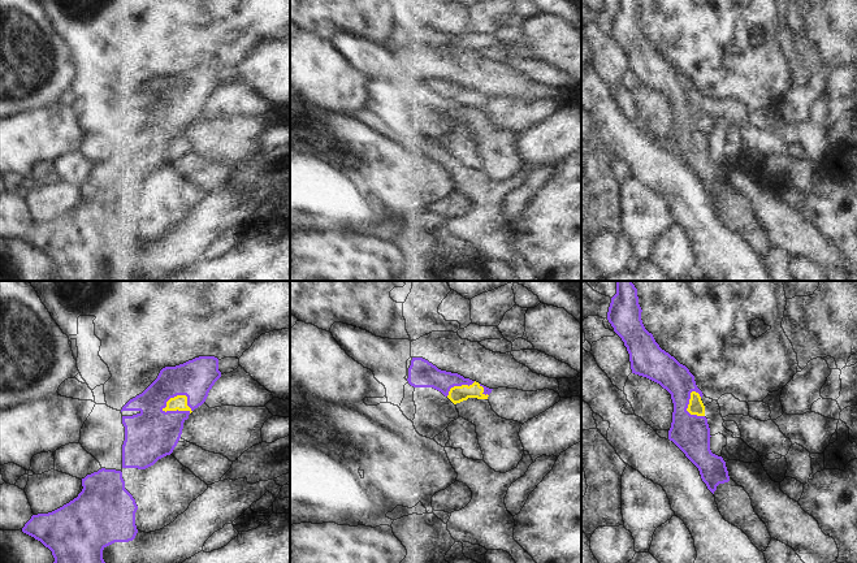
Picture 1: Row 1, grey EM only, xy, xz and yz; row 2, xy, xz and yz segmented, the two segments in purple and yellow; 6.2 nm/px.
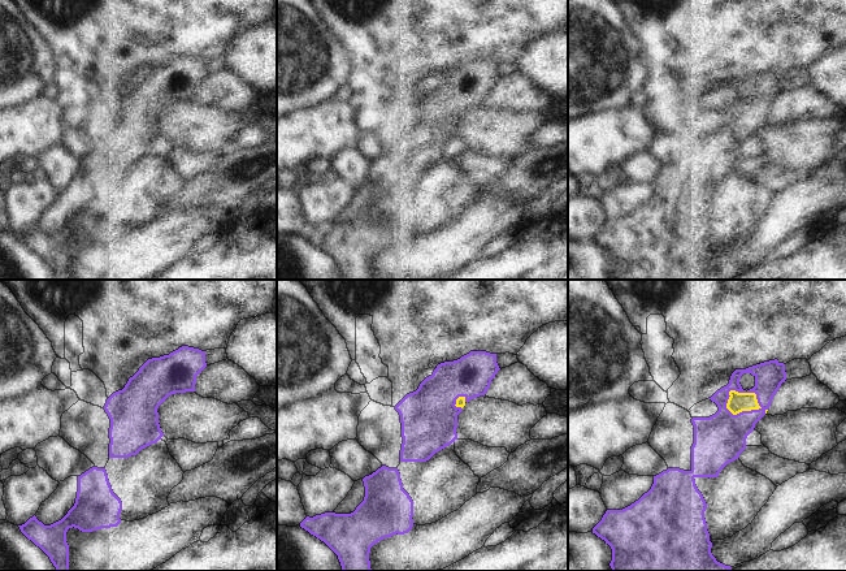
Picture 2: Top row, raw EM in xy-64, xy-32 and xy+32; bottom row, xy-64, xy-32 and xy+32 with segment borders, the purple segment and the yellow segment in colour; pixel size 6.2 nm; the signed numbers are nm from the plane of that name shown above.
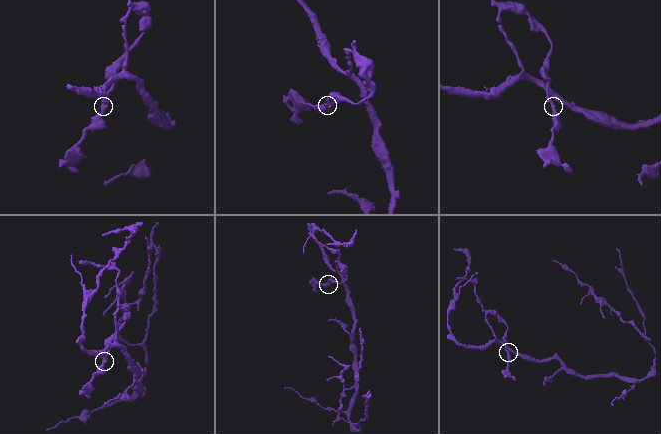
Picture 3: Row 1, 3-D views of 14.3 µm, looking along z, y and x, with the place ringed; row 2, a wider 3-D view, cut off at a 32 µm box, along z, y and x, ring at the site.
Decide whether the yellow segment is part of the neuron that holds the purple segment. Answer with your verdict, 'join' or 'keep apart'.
join

